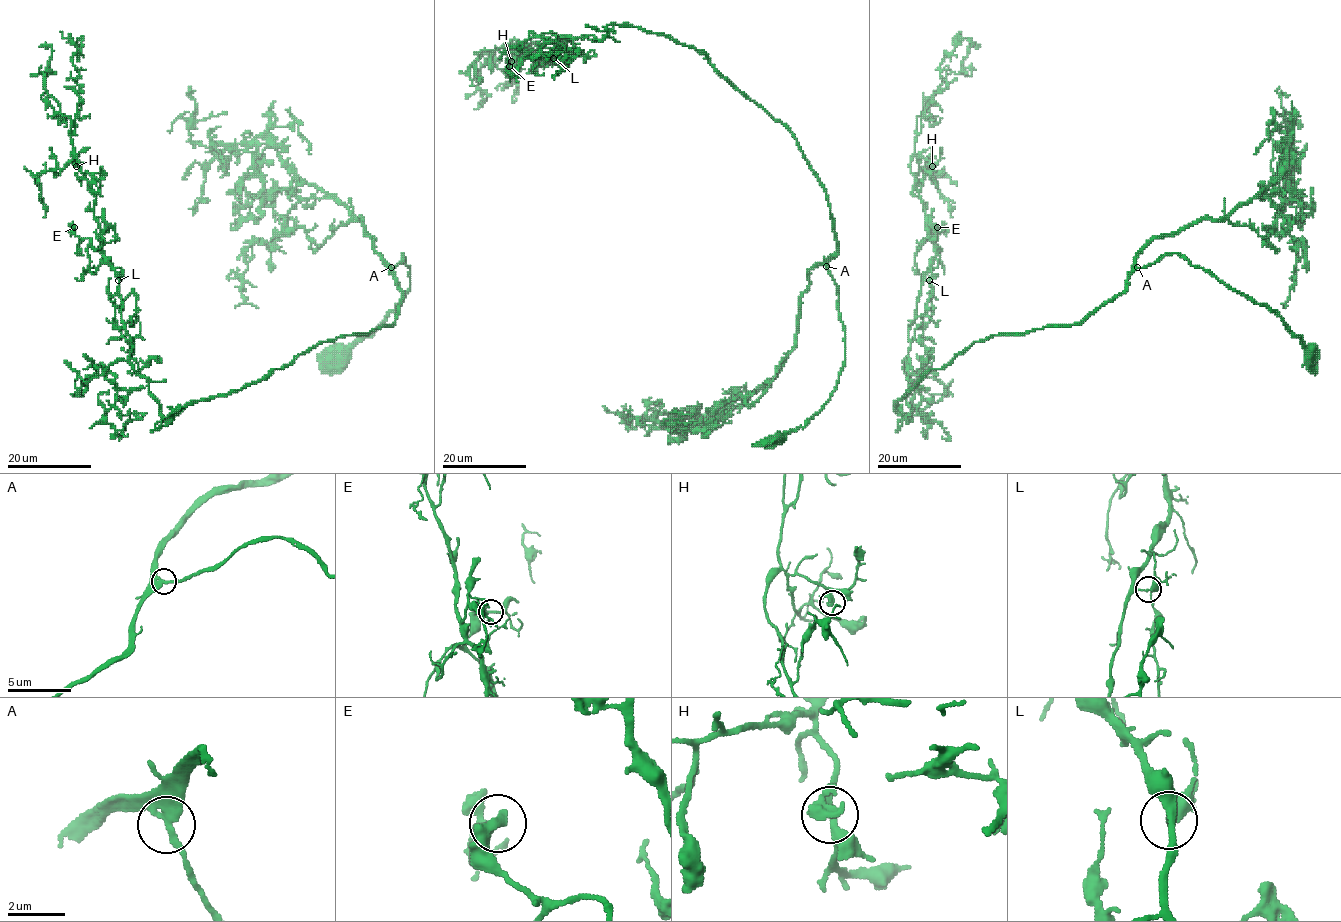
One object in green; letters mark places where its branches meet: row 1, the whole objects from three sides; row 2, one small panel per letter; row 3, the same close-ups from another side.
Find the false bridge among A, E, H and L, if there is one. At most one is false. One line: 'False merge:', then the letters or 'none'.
False merge: none

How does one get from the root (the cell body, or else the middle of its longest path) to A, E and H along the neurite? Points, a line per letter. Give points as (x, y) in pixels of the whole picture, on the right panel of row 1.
A: (1311, 353), (1270, 308), (1230, 289), (1176, 253), (1164, 254), (1151, 264), (1137, 267)
E: (1311, 353), (1164, 254), (1080, 322), (930, 369), (906, 419), (937, 227)
H: (1311, 353), (1164, 254), (1080, 322), (930, 369), (906, 419), (935, 257), (910, 161), (932, 166)

